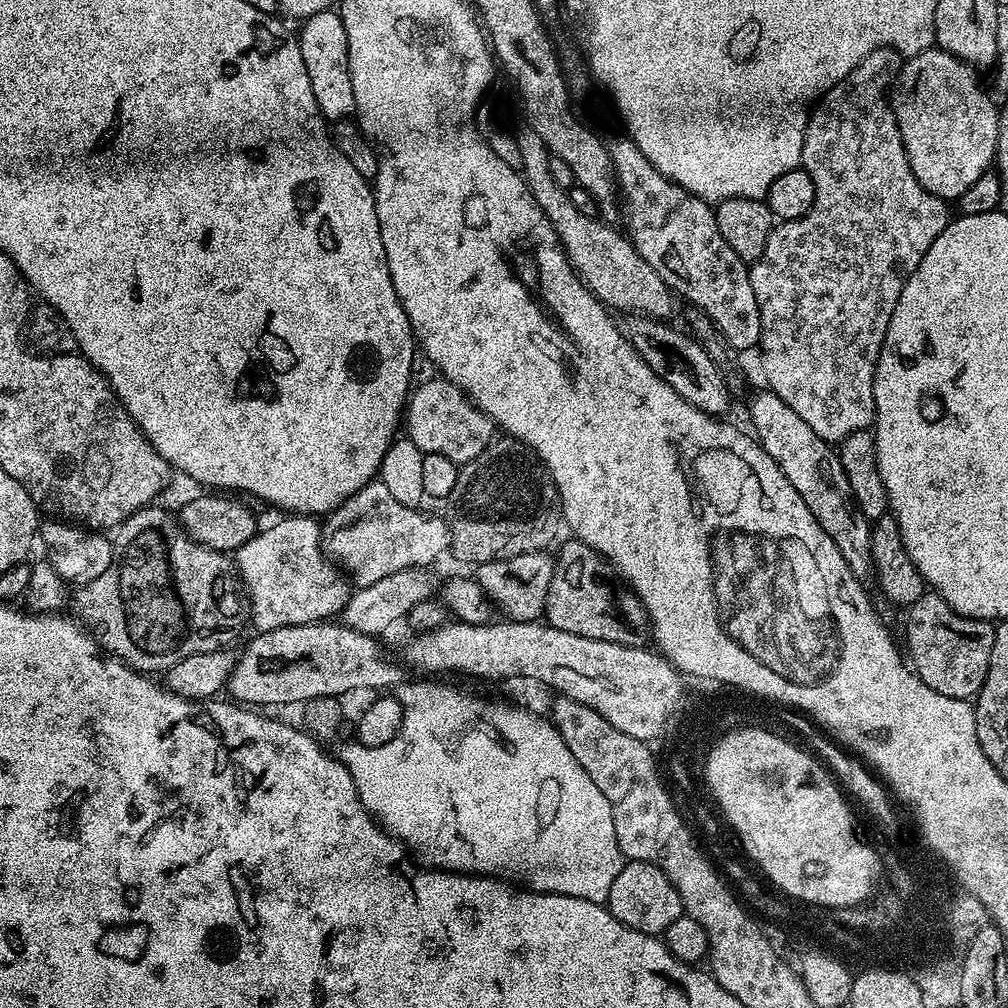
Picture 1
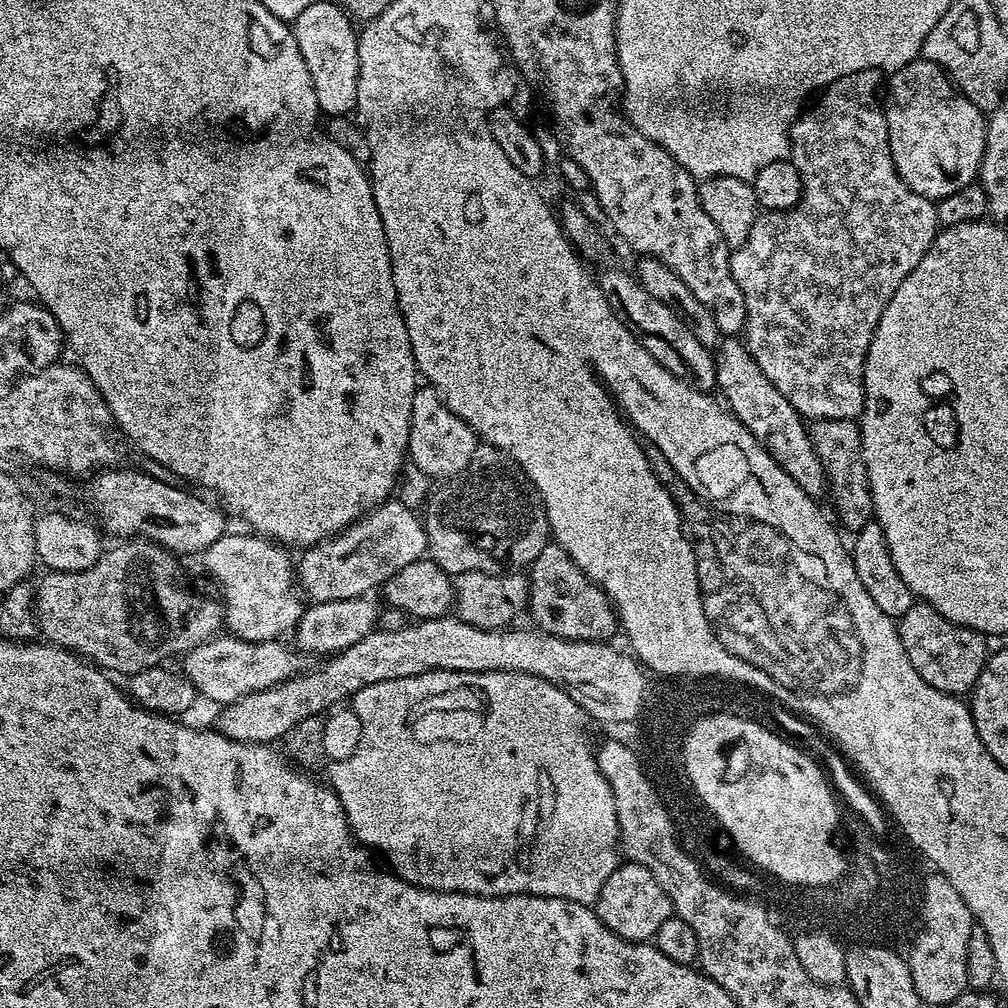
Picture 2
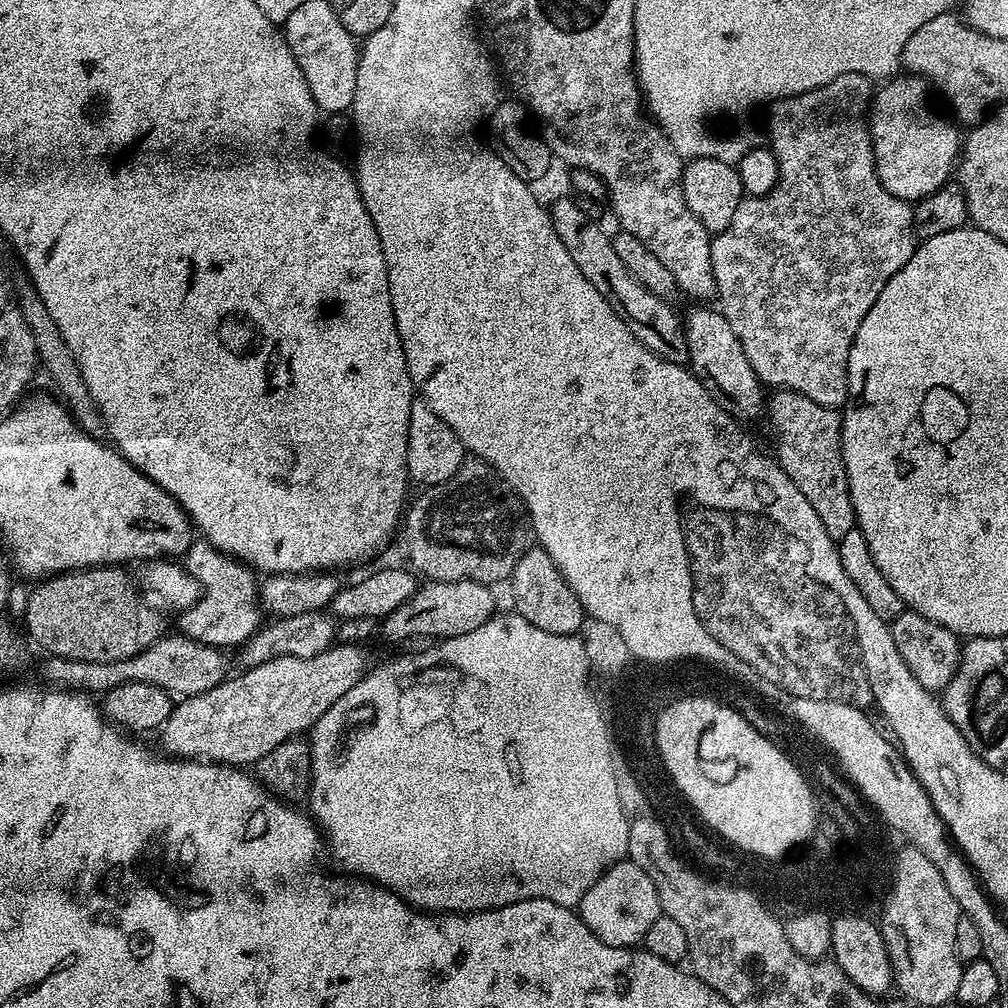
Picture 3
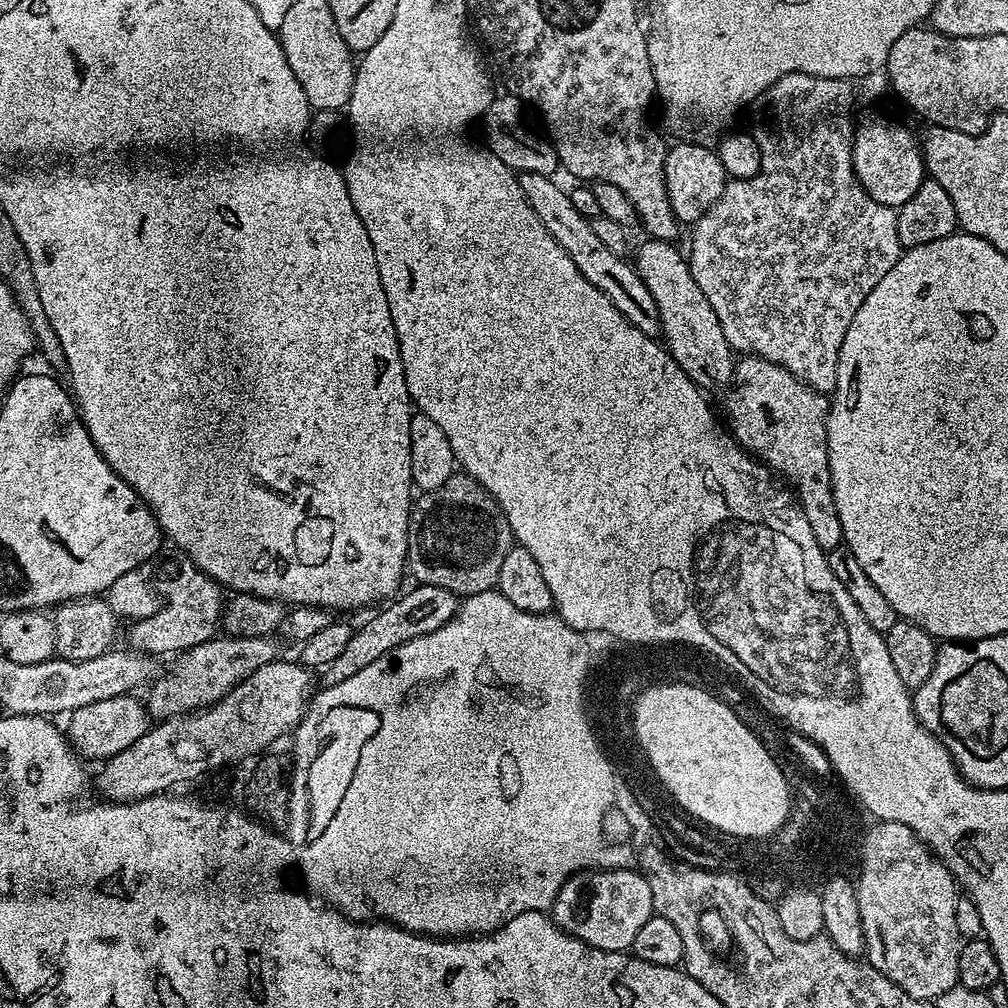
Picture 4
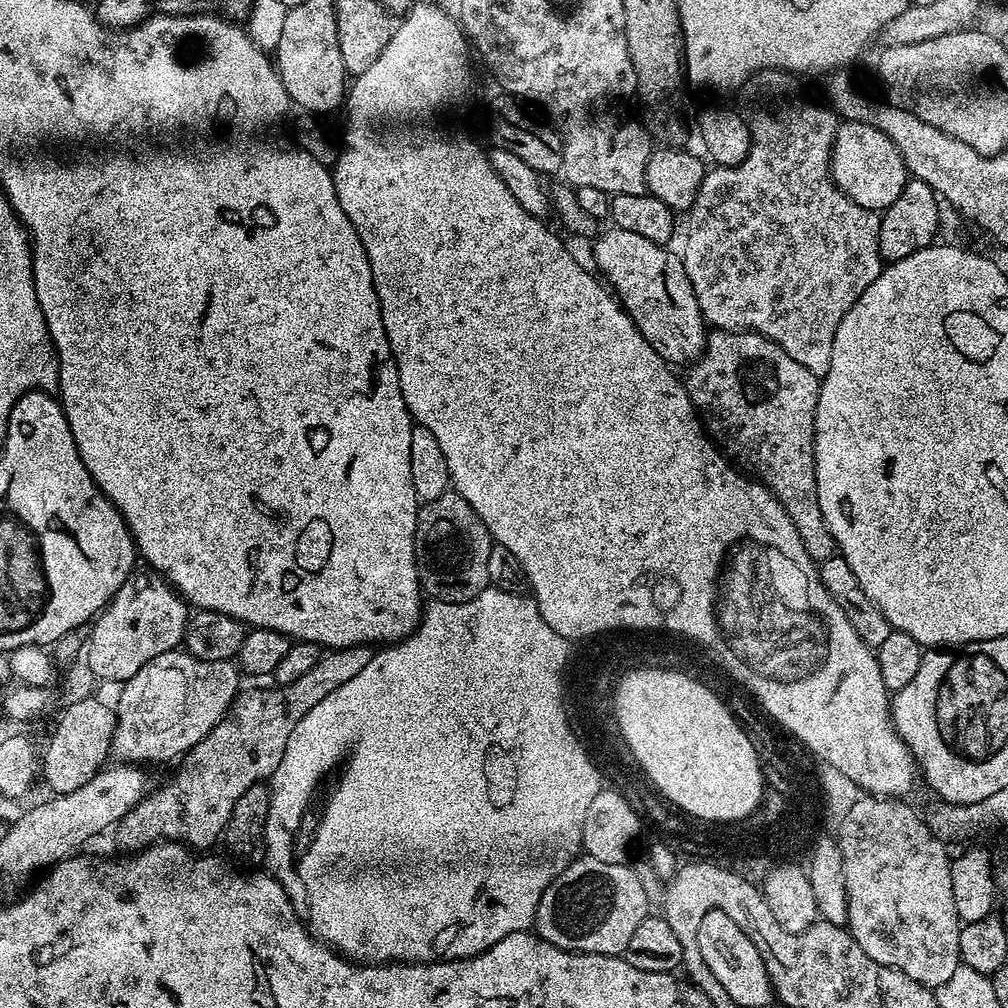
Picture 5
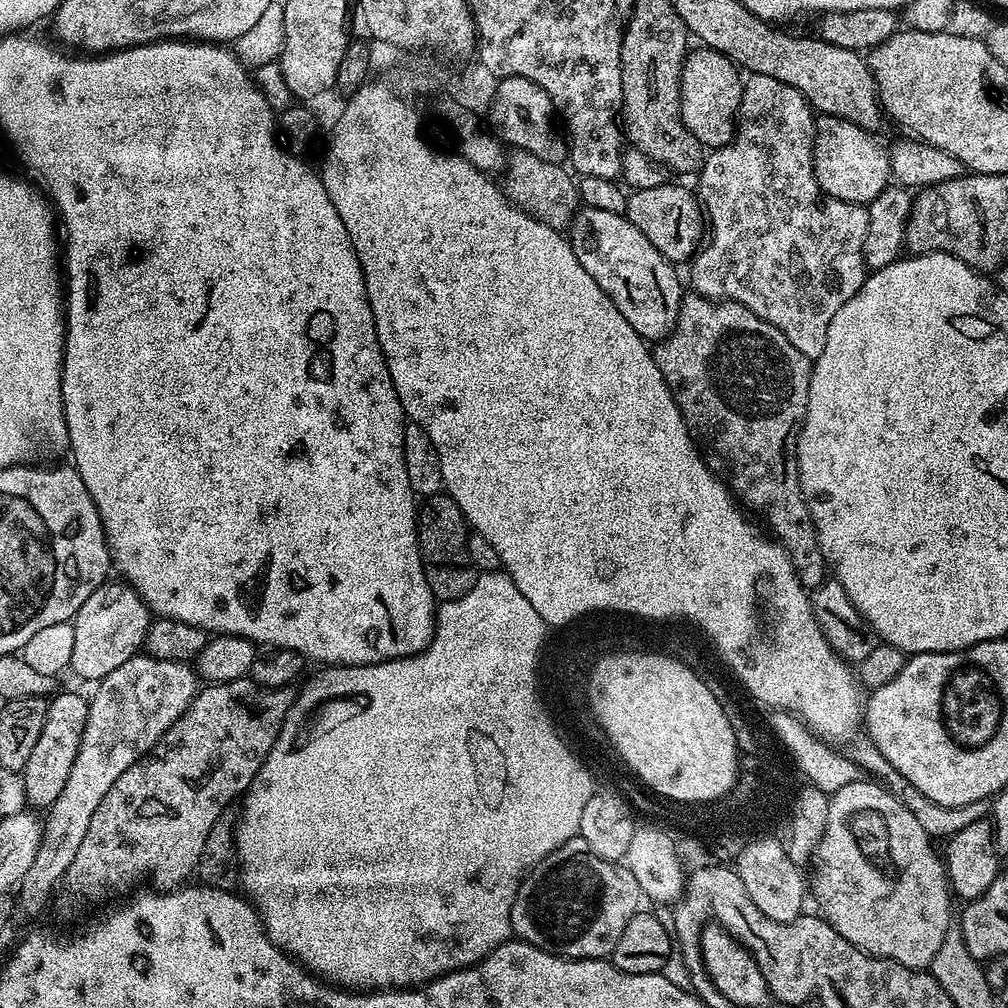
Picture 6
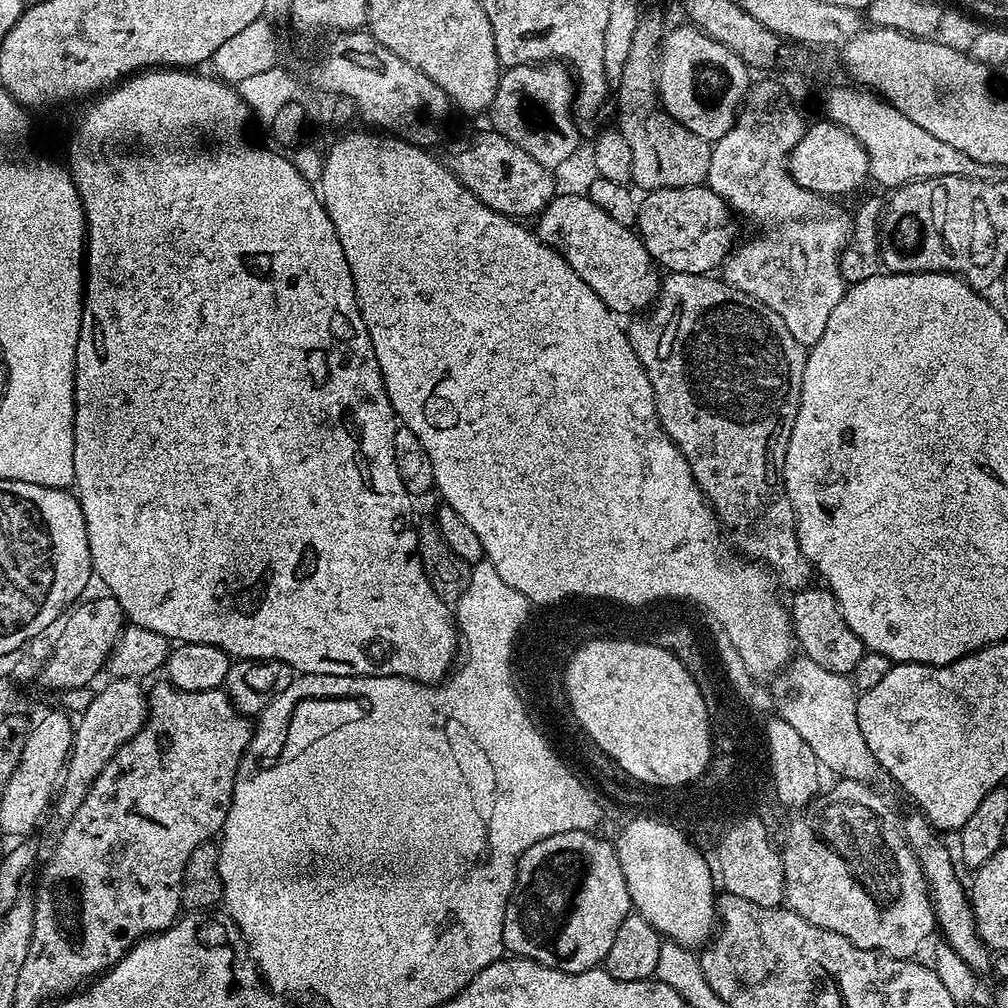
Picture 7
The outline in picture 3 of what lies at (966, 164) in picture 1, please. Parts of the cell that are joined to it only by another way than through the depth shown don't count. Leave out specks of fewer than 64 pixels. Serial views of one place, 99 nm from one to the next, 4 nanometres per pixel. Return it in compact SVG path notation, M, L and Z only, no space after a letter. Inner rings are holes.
M903 75L875 89L870 105L872 149L882 186L886 186L894 198L919 202L949 183L960 159L962 132L947 115L939 116L928 105L930 85L924 77Z

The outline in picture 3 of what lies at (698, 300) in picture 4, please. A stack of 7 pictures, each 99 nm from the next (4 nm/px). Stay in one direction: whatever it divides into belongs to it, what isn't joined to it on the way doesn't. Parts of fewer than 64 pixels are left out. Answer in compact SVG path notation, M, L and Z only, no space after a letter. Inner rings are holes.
M696 306L692 313L683 317L684 334L688 343L688 359L690 371L699 378L702 386L737 421L752 420L761 415L766 404L766 388L754 374L754 366L750 366L750 358L746 358L746 350L742 350L742 342L738 342L738 334L730 322L726 322L724 313L712 306Z

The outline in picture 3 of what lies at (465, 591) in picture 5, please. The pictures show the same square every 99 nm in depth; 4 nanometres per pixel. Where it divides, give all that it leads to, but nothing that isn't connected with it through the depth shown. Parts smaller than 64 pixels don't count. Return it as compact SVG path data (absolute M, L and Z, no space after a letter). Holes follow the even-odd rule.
M465 458L446 483L425 487L421 492L424 493L416 501L411 501L403 517L402 532L404 528L408 560L413 564L411 567L420 576L424 575L425 581L469 580L496 586L499 580L507 581L511 577L518 558L530 546L530 525L527 515L521 511L522 505L516 493L506 491L505 485L491 466L484 460Z

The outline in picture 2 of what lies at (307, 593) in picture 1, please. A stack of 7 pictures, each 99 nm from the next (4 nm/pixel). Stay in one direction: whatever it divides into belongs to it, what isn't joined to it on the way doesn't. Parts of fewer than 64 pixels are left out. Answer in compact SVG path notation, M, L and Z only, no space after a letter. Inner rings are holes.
M226 534L203 552L202 560L209 574L220 580L219 595L226 613L227 631L246 642L280 640L295 629L306 609L305 601L298 591L294 560L288 557L290 552L287 547L259 534L247 535Z

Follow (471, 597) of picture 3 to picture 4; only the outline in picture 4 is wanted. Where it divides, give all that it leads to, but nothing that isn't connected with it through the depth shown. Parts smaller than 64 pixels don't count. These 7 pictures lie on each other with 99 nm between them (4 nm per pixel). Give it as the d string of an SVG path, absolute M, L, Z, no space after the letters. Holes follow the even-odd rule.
M416 584L408 593L406 592L393 599L387 606L381 607L377 611L381 611L377 616L370 617L361 628L357 627L353 631L346 650L323 669L323 687L329 688L346 682L346 678L354 678L358 670L370 666L370 662L378 662L378 658L382 658L382 654L390 654L394 646L402 646L402 642L410 642L410 638L422 638L422 634L430 634L430 630L438 630L456 617L458 598L450 590Z

